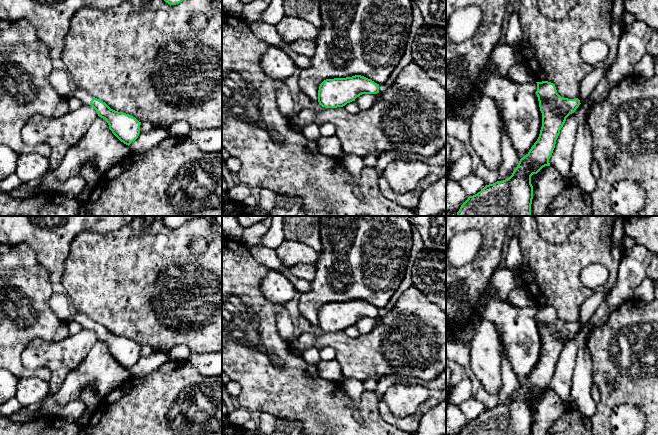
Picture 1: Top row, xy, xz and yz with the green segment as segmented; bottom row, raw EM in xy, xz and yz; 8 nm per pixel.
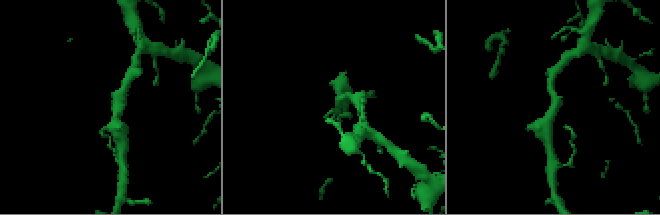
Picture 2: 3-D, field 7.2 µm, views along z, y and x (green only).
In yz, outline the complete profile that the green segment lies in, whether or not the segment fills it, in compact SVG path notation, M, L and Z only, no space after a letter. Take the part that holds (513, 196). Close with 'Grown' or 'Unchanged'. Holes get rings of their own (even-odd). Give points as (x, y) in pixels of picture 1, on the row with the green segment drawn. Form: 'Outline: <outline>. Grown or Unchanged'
Outline: M551 82L536 83L542 113L542 127L537 141L520 159L509 178L486 185L477 194L469 196L457 216L531 216L531 176L550 166L549 159L561 128L566 118L581 104L578 98L561 97Z. Unchanged

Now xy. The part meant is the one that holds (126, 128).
Outline: M73 87L71 96L78 98L83 104L91 105L98 116L105 119L112 133L124 144L130 145L140 134L140 125L135 117L111 109L105 102L92 97L83 89Z. Grown

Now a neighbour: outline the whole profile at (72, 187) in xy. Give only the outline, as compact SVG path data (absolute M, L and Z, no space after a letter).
M81 175L68 178L57 191L62 193L66 198L77 198L86 185L86 181Z

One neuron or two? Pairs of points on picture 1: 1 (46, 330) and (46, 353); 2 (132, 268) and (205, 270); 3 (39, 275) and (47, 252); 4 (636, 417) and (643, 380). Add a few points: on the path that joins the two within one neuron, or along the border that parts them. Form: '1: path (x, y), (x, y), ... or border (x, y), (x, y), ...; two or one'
1: border (68, 335), (57, 341), (33, 339), (24, 350); two
2: path (150, 270), (187, 270); one
3: border (38, 262), (47, 269), (49, 280), (52, 283); two
4: border (614, 408), (634, 404), (644, 414), (645, 424); two

